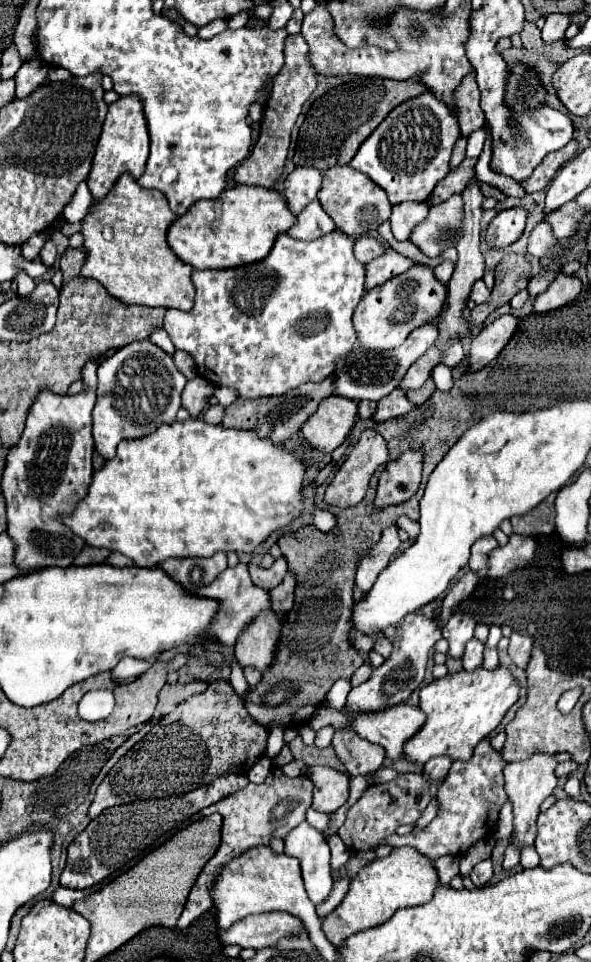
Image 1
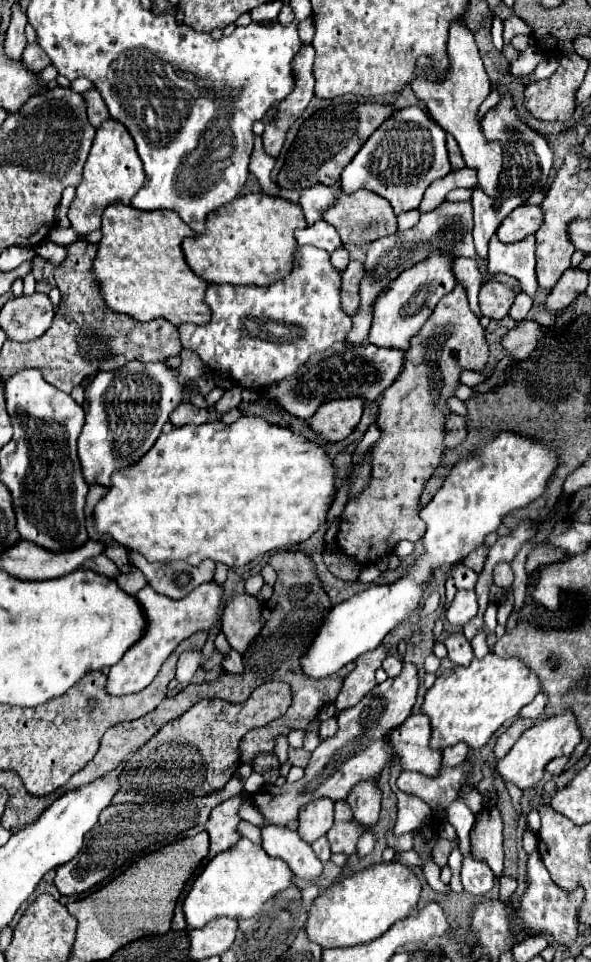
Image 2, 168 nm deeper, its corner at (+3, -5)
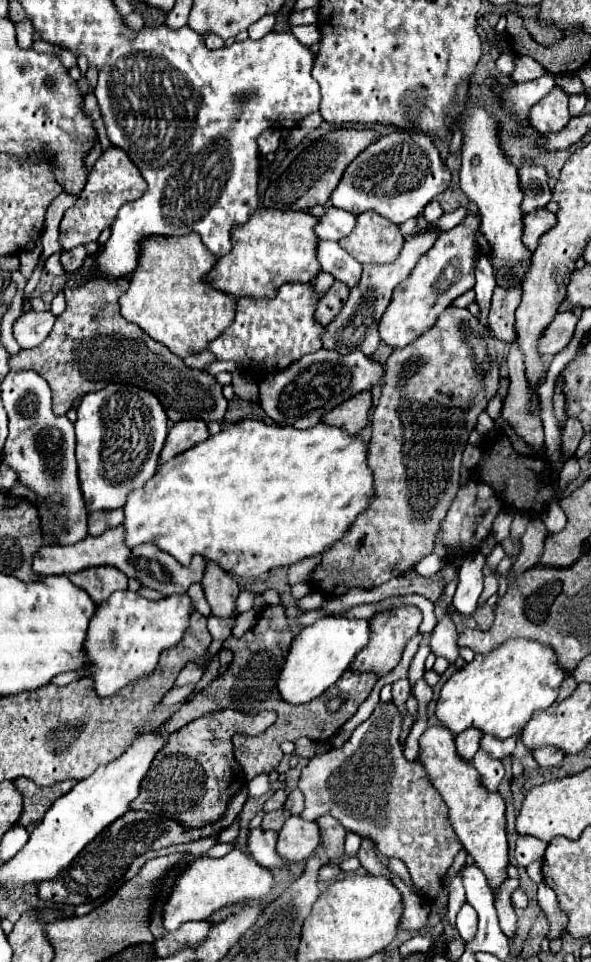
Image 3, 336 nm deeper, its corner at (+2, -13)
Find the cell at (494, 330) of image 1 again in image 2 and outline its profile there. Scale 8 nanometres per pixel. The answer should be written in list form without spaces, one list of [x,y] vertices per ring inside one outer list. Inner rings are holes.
[[[523,320],[521,324],[517,324],[513,330],[509,330],[503,336],[501,344],[505,346],[505,350],[513,358],[525,360],[537,348],[543,334],[545,334],[545,330],[543,330],[541,324],[537,324],[535,320]]]

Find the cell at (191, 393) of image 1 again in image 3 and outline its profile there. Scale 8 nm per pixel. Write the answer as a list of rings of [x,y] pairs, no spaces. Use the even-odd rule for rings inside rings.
[[[180,420],[180,422],[176,422],[168,432],[166,444],[164,444],[162,454],[160,454],[160,462],[168,462],[170,458],[174,458],[174,454],[184,452],[198,442],[204,442],[208,436],[210,434],[208,434],[206,422],[202,422],[202,420]]]

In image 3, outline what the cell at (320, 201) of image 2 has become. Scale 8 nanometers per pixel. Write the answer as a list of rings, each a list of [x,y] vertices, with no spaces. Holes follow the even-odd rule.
[[[326,204],[324,214],[314,226],[314,232],[320,240],[340,240],[346,234],[350,234],[350,230],[354,228],[354,222],[356,222],[354,214],[346,210],[338,210],[332,204]]]

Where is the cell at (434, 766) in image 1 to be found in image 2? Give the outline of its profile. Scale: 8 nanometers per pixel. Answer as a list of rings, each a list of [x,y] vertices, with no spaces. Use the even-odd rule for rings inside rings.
[[[459,742],[457,746],[449,746],[449,750],[443,750],[443,766],[457,766],[467,758],[469,746],[465,742]]]

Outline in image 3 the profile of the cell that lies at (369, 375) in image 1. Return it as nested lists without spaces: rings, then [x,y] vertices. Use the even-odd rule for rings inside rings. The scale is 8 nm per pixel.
[[[318,350],[314,354],[302,356],[298,362],[292,362],[286,370],[270,374],[260,384],[260,406],[268,418],[278,424],[292,428],[310,428],[322,422],[324,414],[340,406],[344,400],[372,390],[382,380],[382,364],[362,350],[352,350],[350,354],[340,354],[338,350]]]

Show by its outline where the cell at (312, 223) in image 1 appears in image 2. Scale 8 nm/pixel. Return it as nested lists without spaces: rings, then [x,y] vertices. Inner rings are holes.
[[[319,220],[315,222],[313,226],[307,226],[305,230],[297,230],[295,232],[295,238],[297,242],[303,246],[303,244],[309,244],[309,246],[317,246],[317,248],[323,248],[327,250],[329,254],[337,248],[343,246],[337,230],[333,226],[329,226],[325,220]]]

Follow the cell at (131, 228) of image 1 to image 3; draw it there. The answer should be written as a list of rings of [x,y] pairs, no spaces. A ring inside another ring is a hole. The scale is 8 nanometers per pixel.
[[[198,234],[142,238],[138,268],[130,274],[130,286],[118,300],[120,314],[180,358],[206,350],[206,342],[234,320],[236,302],[236,298],[202,284],[202,276],[214,264],[216,256],[206,250]]]

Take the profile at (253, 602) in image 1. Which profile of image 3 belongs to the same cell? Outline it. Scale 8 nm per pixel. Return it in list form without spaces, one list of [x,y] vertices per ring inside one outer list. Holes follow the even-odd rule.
[[[122,590],[114,592],[106,602],[102,602],[90,622],[88,628],[88,654],[90,654],[90,676],[94,678],[94,688],[98,696],[114,696],[122,688],[148,678],[162,656],[164,650],[178,646],[178,642],[184,638],[188,624],[190,624],[190,614],[194,612],[194,604],[190,596],[176,596],[176,598],[162,598],[162,600],[146,600],[138,592]]]

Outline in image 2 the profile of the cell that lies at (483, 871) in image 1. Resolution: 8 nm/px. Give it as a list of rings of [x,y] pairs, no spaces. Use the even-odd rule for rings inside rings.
[[[469,836],[461,838],[459,850],[463,856],[463,860],[461,860],[461,882],[465,886],[465,892],[469,892],[473,896],[485,896],[495,884],[495,876],[493,876],[491,868],[483,860],[479,860],[471,854]]]

